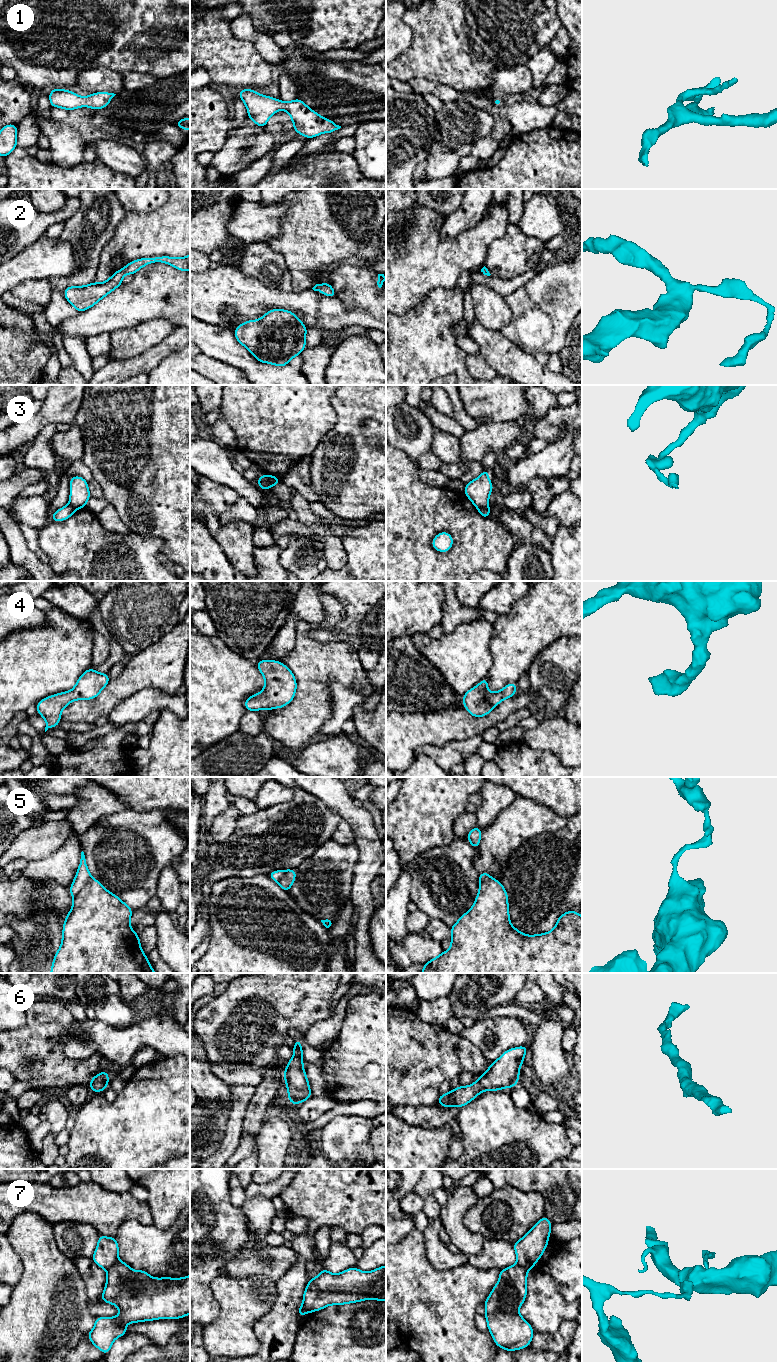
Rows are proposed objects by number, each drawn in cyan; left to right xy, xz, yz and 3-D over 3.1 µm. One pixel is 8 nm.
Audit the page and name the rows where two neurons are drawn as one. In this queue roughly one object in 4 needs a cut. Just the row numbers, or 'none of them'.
3, 5, 7

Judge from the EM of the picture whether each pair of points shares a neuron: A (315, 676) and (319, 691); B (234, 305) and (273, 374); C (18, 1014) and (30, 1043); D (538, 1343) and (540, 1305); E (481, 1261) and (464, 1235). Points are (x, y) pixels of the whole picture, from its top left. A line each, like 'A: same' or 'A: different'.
A: same
B: different
C: different
D: different
E: different

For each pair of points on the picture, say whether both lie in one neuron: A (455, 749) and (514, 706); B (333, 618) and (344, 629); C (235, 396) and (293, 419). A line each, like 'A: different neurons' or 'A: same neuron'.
A: different neurons
B: different neurons
C: same neuron

